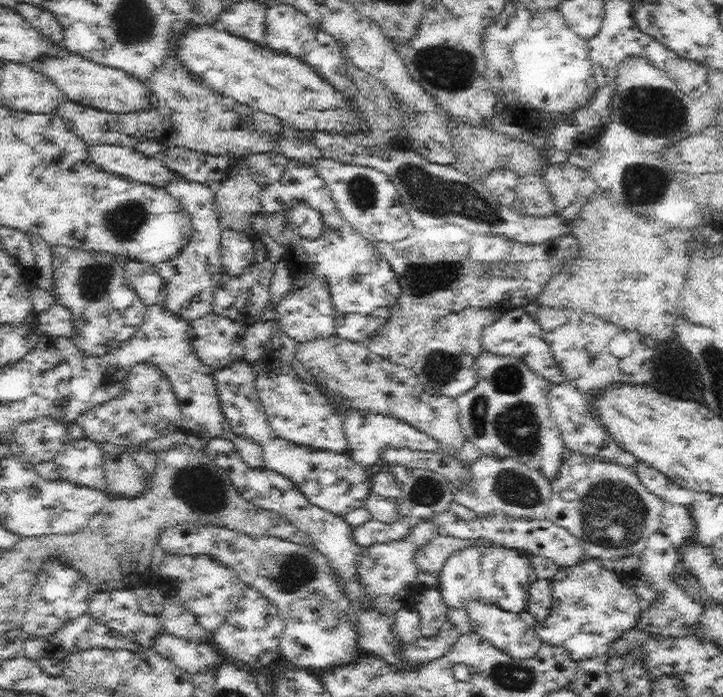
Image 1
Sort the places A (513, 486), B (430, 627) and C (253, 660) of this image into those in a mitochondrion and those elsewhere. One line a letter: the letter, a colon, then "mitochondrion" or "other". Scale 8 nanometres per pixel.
A: mitochondrion
B: other
C: other

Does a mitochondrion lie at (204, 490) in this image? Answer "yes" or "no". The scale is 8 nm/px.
yes

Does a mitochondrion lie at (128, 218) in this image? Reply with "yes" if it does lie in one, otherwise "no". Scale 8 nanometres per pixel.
yes

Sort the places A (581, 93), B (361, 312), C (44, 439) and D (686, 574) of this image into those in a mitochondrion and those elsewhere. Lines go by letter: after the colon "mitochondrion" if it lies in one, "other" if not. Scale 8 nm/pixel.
A: other
B: other
C: mitochondrion
D: other

